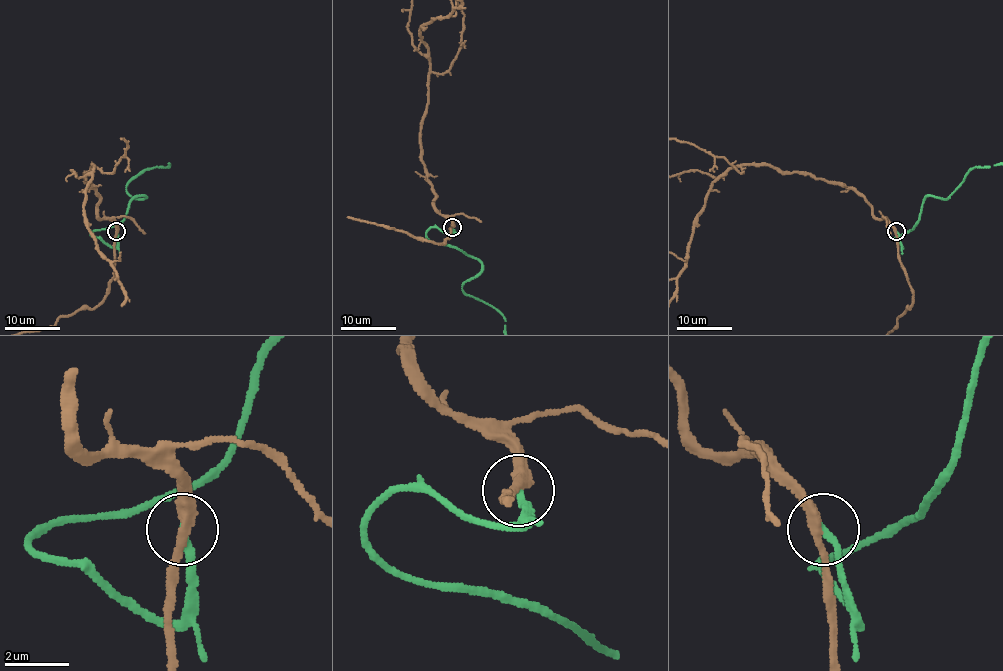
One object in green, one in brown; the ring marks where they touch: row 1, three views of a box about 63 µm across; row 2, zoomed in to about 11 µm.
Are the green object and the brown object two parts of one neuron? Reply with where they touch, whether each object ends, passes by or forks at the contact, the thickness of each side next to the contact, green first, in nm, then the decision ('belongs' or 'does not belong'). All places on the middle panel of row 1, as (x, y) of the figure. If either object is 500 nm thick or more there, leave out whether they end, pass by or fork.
place (452, 227); green ends; brown passes by; calibres 220 and 300 nm; belongs

